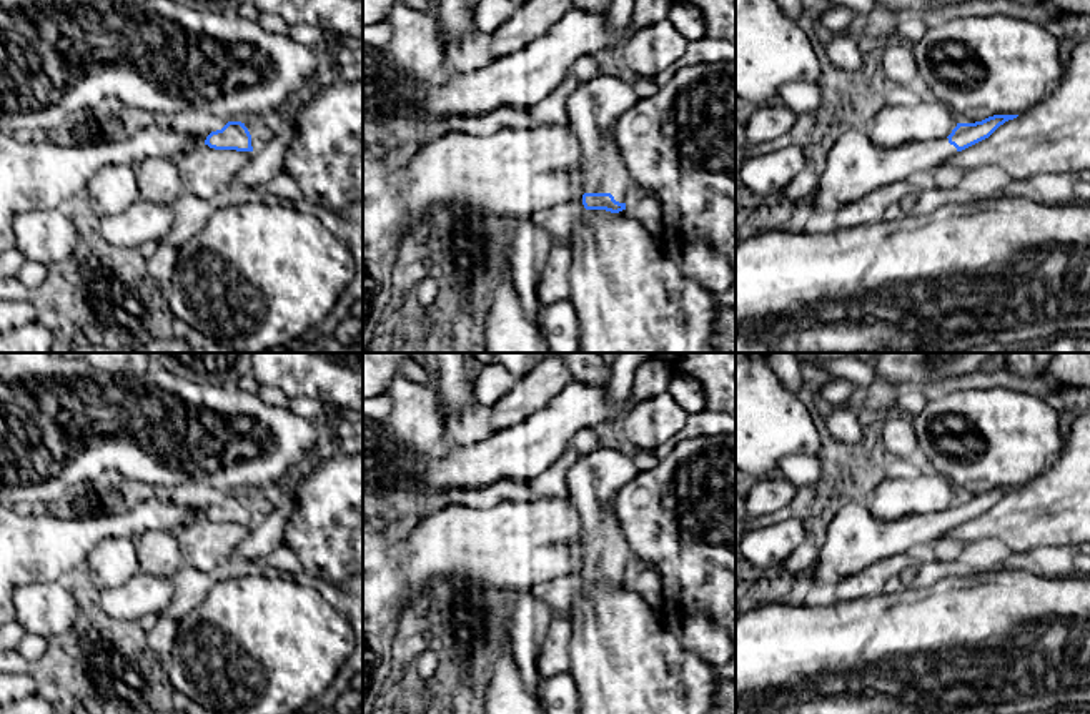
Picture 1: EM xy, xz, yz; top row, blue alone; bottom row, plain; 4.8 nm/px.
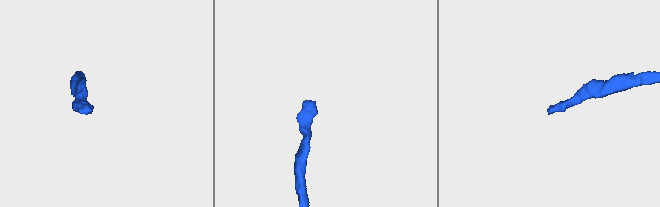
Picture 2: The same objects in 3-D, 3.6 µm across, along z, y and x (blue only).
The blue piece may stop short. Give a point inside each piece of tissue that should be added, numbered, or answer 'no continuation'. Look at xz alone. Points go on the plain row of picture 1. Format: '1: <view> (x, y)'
1: xz (593, 481)

